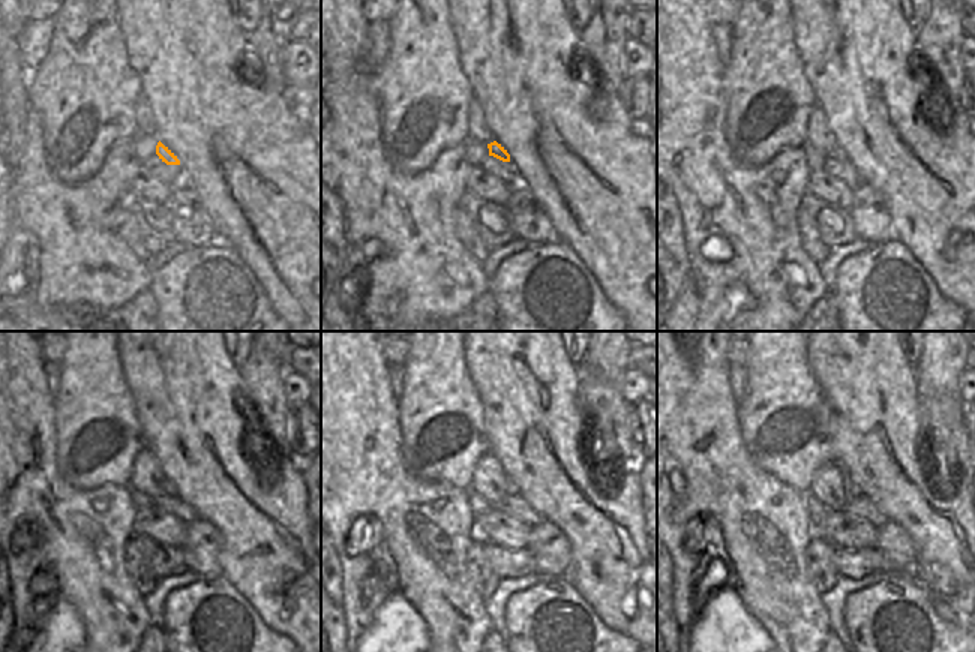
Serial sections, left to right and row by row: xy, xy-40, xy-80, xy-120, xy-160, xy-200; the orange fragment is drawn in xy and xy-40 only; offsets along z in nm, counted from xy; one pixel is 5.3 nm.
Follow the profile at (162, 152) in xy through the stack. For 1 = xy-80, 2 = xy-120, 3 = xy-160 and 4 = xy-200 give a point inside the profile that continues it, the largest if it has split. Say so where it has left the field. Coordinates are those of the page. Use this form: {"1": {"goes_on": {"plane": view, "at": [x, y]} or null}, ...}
{"1": {"goes_on": {"plane": "xy-80", "at": [837, 152]}}, "2": {"goes_on": {"plane": "xy-120", "at": [170, 489]}}, "3": {"goes_on": {"plane": "xy-160", "at": [510, 487]}}, "4": {"goes_on": {"plane": "xy-200", "at": [849, 487]}}}

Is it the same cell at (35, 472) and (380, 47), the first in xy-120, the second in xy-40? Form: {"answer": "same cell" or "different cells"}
{"answer": "different cells"}

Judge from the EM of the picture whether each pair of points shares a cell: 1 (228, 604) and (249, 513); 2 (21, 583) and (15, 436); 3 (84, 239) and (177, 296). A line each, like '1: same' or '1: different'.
1: different
2: same
3: different

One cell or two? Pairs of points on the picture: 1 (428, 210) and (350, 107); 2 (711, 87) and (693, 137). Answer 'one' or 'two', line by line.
1: one
2: one

